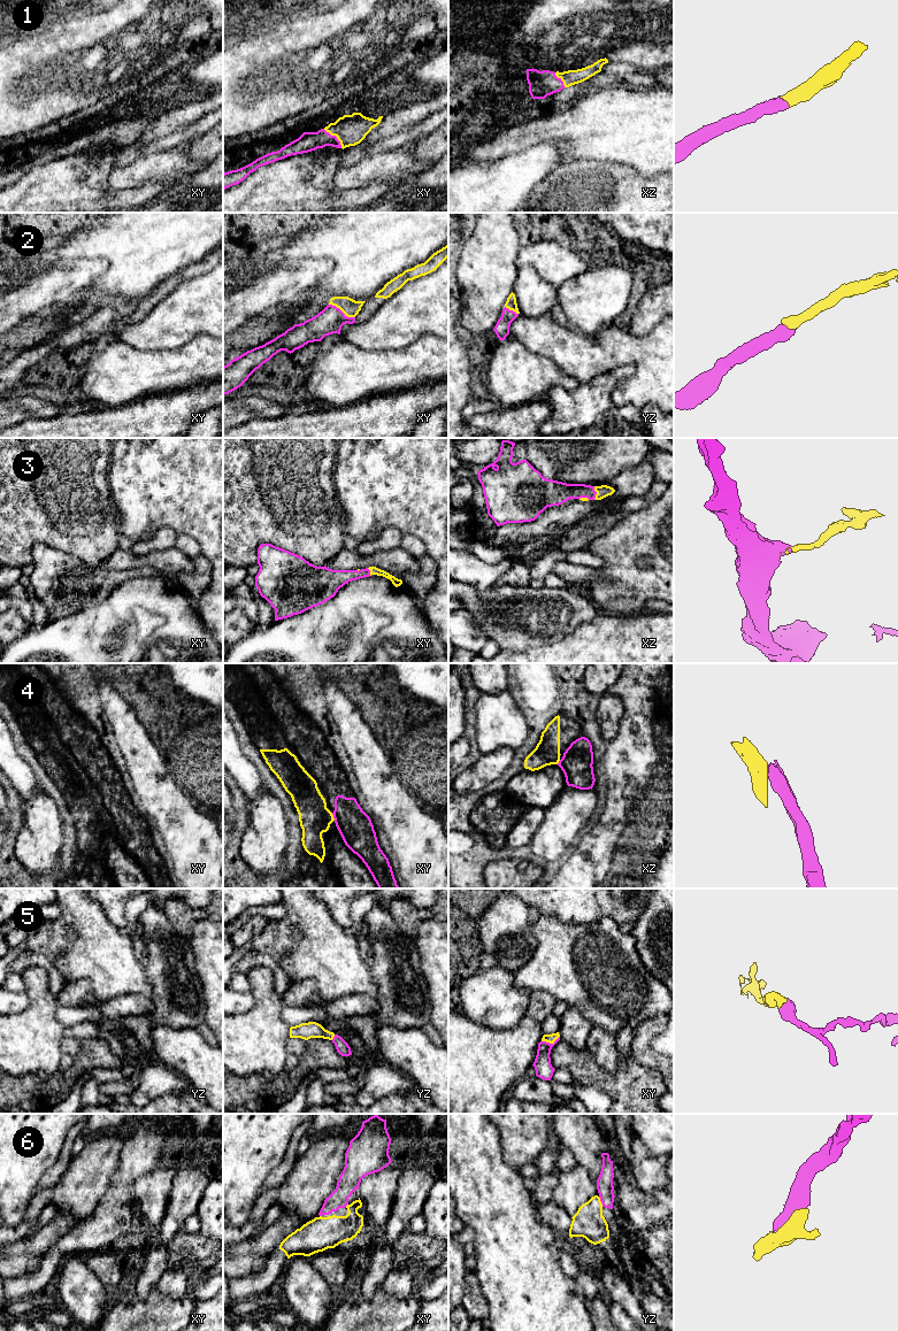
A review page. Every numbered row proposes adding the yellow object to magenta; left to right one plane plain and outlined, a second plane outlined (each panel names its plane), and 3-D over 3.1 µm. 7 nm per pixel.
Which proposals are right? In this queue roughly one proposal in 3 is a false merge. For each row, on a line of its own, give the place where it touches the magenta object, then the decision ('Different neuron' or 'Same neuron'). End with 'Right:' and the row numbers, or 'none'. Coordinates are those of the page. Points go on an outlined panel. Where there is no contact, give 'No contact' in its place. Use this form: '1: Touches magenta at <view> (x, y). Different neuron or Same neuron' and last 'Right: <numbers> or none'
1: Touches magenta at xy (335, 136). Same neuron
2: Touches magenta at xy (340, 310). Same neuron
3: Touches magenta at xz (596, 493). Same neuron
4: Touches magenta at xy (334, 816). Same neuron
5: Touches magenta at xy (549, 1043). Same neuron
6: Touches magenta at yz (600, 1200). Same neuron
Right: 1, 2, 3, 4, 5, 6

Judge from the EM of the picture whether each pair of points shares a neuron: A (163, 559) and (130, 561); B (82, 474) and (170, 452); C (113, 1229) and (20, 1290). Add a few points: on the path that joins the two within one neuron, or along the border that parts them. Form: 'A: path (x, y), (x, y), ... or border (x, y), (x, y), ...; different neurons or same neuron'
A: path (155, 560), (138, 561); same neuron
B: border (112, 462), (107, 476), (109, 493); different neurons
C: path (89, 1236), (79, 1241), (66, 1245), (44, 1270); same neuron

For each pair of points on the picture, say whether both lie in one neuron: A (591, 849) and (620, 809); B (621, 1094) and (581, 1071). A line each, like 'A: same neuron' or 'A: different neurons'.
A: same neuron
B: same neuron

